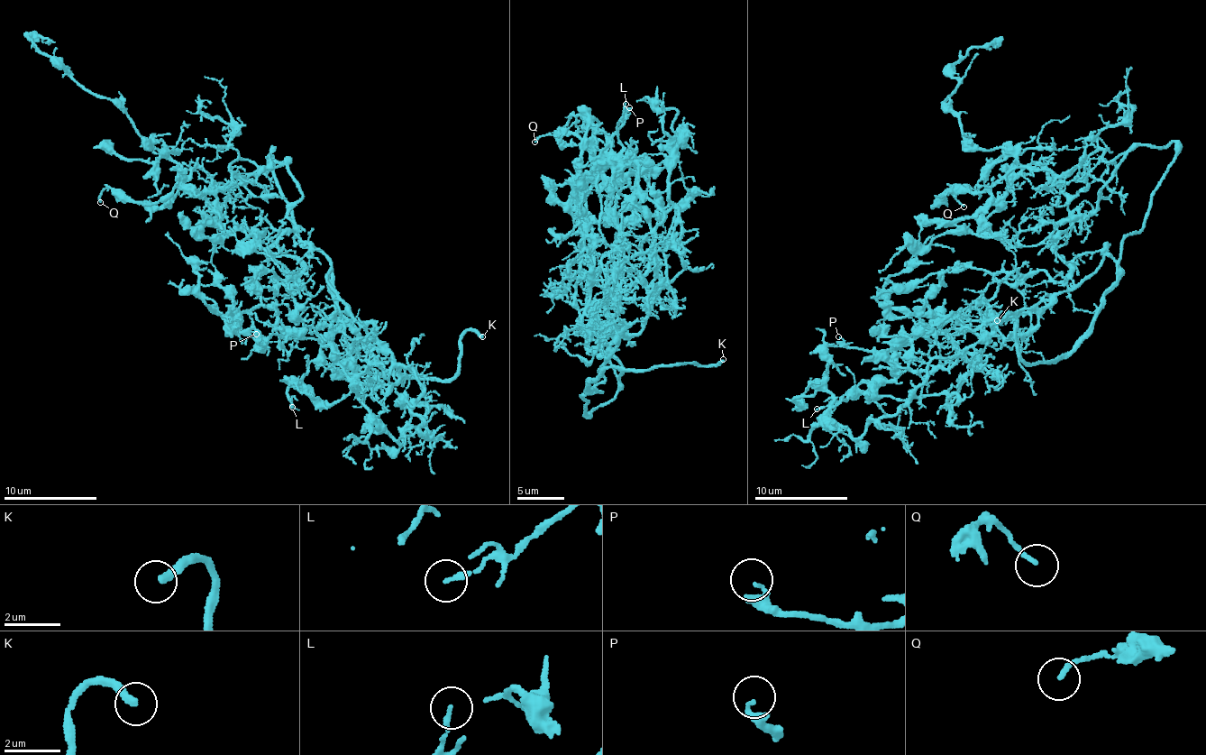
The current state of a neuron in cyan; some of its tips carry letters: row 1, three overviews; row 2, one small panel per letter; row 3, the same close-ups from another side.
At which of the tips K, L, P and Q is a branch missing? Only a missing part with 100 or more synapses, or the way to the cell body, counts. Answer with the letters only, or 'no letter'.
K

